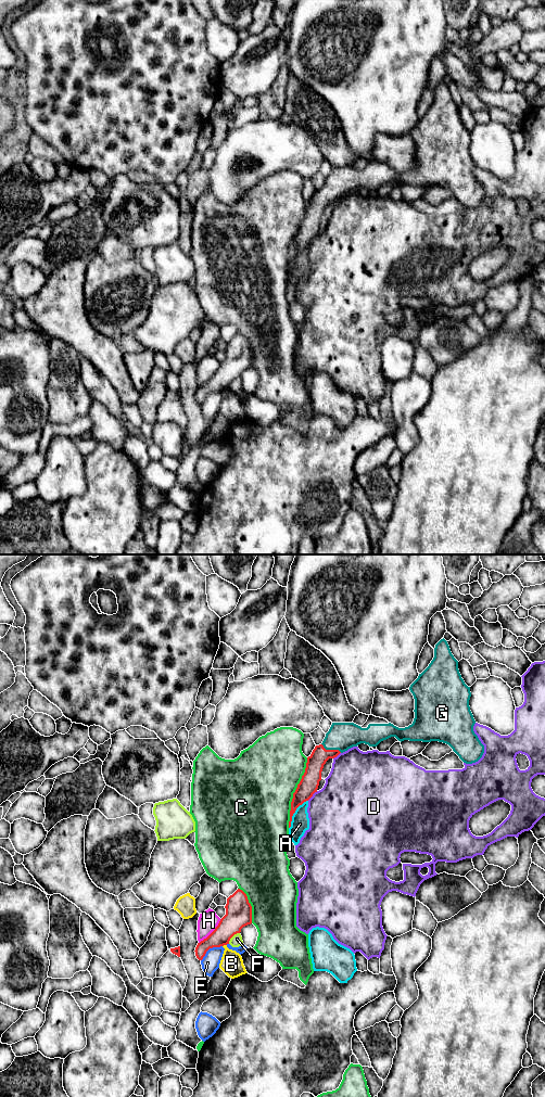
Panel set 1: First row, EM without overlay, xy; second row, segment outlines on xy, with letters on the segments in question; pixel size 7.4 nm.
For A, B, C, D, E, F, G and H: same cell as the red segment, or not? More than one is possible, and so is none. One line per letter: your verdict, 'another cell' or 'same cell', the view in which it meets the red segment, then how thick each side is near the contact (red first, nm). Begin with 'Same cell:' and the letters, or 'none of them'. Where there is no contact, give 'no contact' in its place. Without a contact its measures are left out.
Same cell: G
A: another cell; contact in xy; calibres 140 and 140 nm
B: another cell; contact in xy; calibres 190 and 170 nm
C: another cell; contact in xy; calibres 140 and 480 nm
D: another cell; contact in xy; calibres 140 and 460 nm
E: another cell; contact in xy; calibres 160 and 130 nm
F: another cell; contact in xy; calibres 190 and 90 nm
G: same cell; contact in xy; calibres 130 and 200 nm
H: another cell; contact in xy; calibres 190 and 150 nm

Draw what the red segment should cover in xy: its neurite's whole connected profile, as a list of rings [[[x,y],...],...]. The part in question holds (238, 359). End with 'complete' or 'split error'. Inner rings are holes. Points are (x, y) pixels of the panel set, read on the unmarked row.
[[[238,333],[227,343],[226,359],[220,363],[215,374],[195,392],[195,400],[202,405],[206,396],[213,392],[229,388],[230,383],[241,377],[241,373],[252,368],[252,350],[246,339]]]; complete

